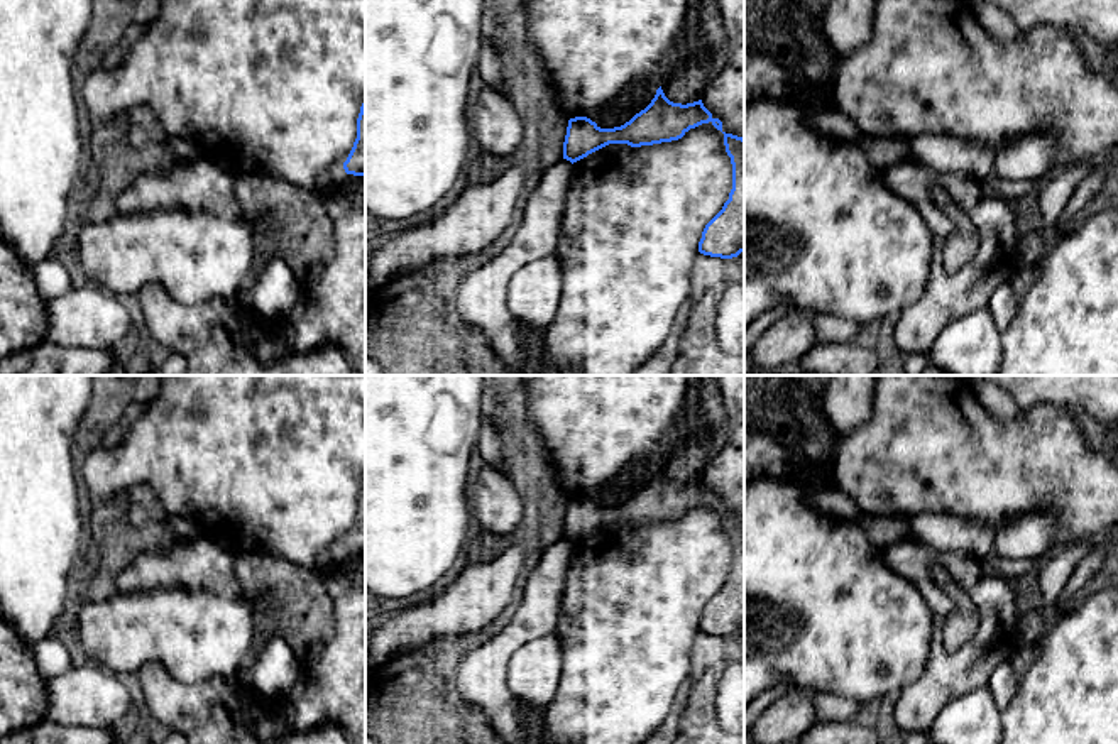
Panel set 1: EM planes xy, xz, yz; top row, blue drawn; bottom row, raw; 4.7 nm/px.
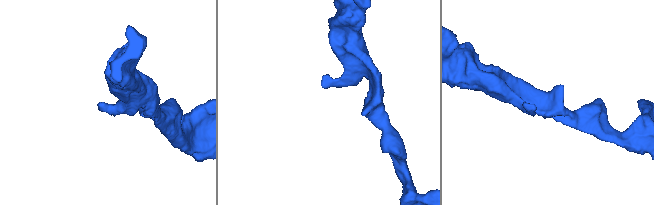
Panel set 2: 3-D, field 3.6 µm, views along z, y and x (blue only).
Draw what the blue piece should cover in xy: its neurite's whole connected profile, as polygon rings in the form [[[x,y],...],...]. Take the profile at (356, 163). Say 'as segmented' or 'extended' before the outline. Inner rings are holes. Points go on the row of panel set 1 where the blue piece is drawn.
as segmented; [[[365,100],[357,118],[357,139],[343,162],[343,169],[347,174],[365,176]]]

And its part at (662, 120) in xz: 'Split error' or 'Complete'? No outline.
Complete

